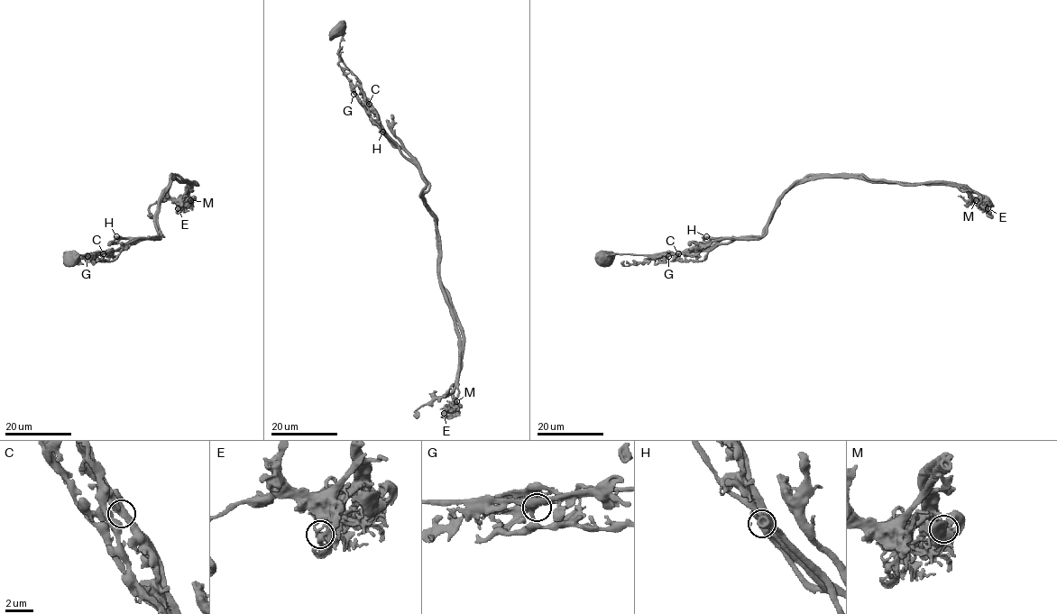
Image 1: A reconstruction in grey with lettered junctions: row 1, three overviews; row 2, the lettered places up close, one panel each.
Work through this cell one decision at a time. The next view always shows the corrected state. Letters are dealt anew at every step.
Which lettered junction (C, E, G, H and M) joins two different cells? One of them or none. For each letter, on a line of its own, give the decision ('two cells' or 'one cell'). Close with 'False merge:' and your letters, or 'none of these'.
C: two cells
E: one cell
G: one cell
H: one cell
M: one cell
False merge: C

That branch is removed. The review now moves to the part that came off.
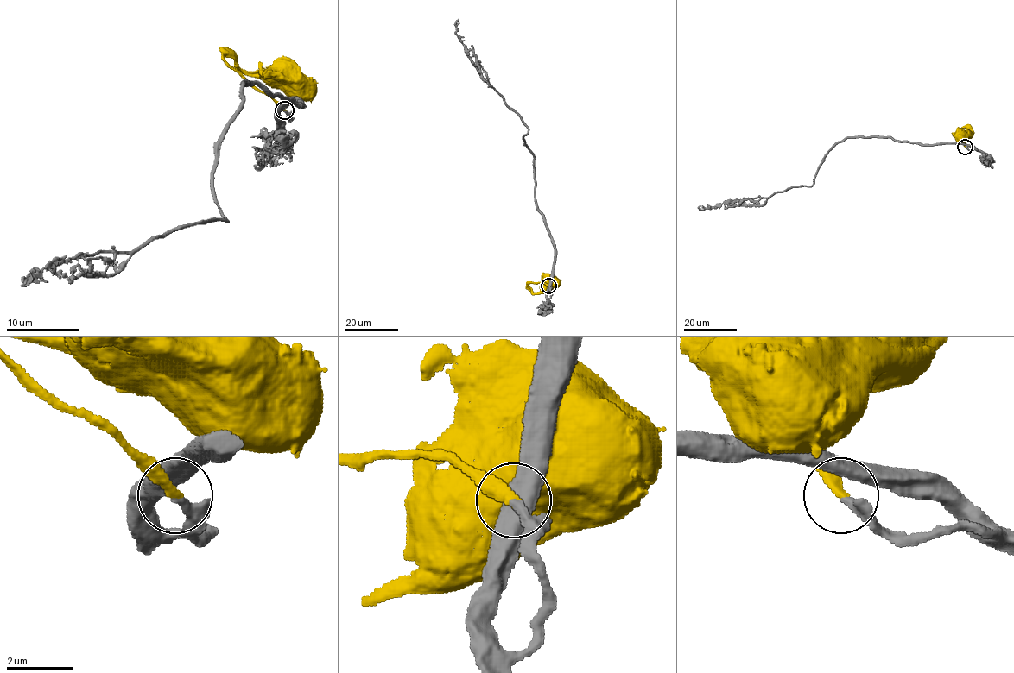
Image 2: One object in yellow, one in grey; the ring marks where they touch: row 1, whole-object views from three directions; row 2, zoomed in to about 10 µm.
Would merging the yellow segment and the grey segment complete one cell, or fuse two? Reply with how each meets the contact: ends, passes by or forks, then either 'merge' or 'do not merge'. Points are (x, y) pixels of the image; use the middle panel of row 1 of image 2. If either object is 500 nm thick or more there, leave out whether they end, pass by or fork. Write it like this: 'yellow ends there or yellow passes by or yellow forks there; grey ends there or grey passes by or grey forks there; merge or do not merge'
yellow ends there; grey passes by; merge

